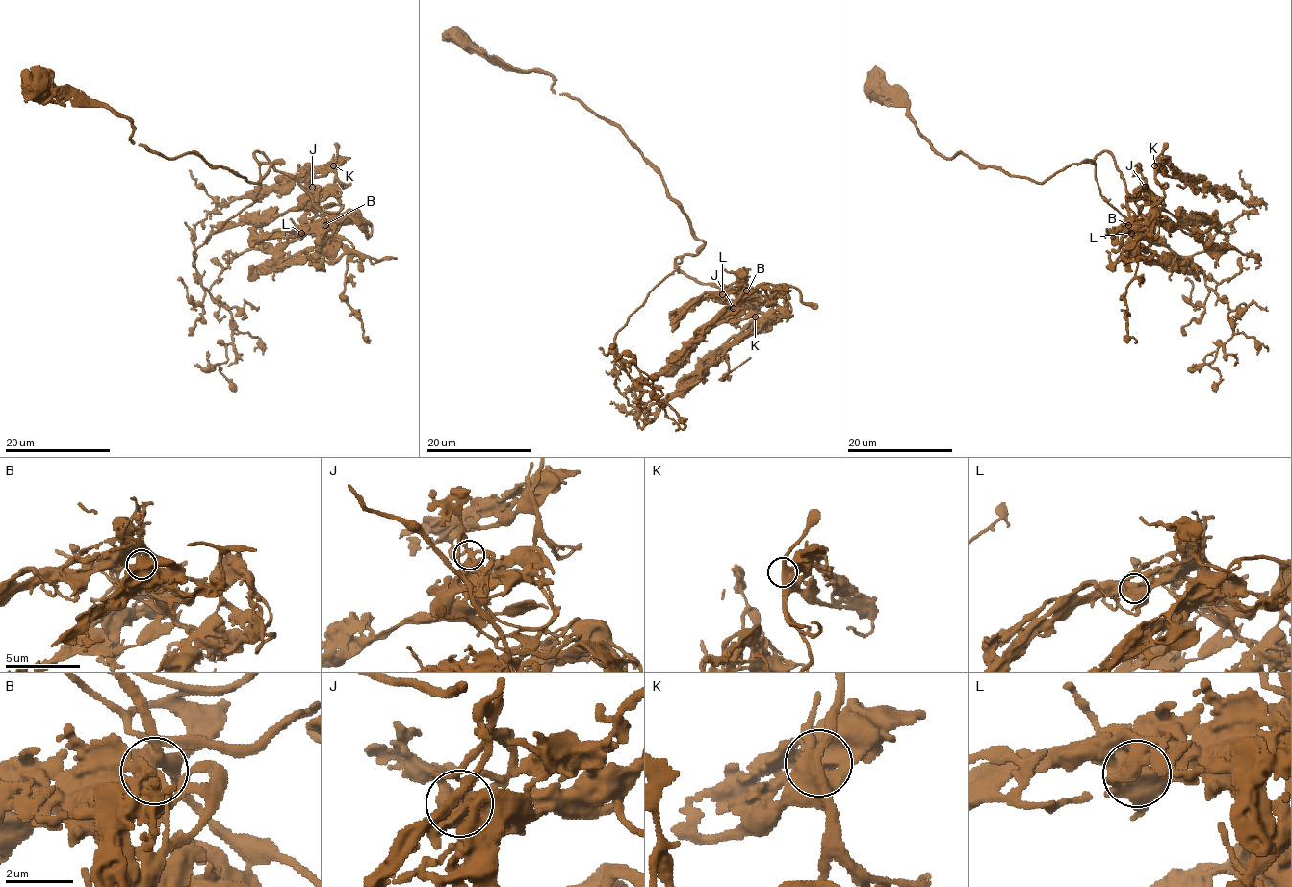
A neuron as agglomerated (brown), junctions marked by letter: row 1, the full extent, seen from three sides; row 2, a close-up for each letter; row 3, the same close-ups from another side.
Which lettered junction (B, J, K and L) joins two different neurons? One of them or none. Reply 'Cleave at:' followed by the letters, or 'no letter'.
Cleave at: no letter

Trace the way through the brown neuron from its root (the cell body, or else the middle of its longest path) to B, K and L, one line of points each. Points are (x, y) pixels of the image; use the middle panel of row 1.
B: (456, 38), (514, 68), (547, 72), (555, 93), (615, 124), (704, 243), (676, 266), (698, 283), (746, 291)
K: (456, 38), (547, 72), (555, 93), (615, 124), (704, 243), (676, 266), (755, 316)
L: (456, 38), (547, 72), (555, 93), (615, 124), (704, 243), (676, 266), (746, 291), (722, 294)

